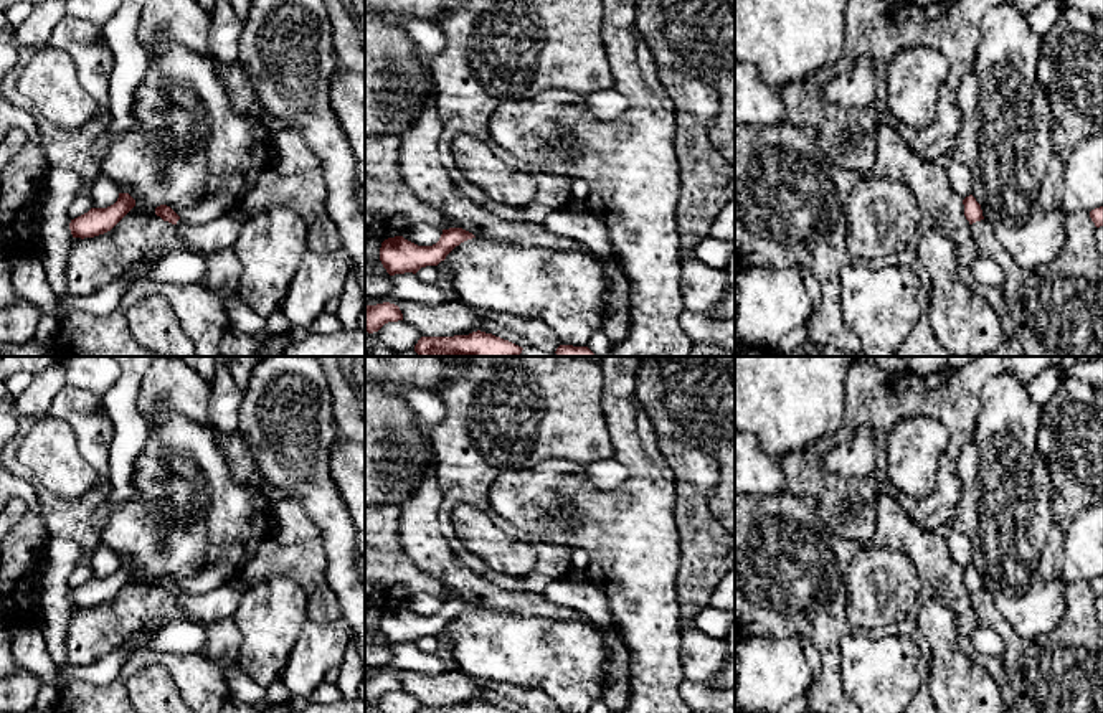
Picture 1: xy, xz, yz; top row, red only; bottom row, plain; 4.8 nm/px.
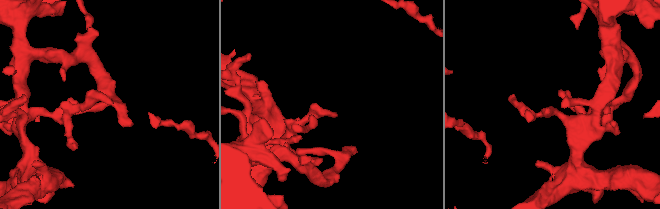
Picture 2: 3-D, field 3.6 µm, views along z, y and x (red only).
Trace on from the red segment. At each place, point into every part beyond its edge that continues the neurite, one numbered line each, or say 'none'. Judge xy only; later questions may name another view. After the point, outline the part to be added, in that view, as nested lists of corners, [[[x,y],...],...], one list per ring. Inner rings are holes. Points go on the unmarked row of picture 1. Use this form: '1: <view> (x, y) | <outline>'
1: xy (222, 603) | [[[236,578],[208,594],[190,594],[178,589],[175,597],[183,611],[198,622],[233,617],[248,586]]]

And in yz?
none

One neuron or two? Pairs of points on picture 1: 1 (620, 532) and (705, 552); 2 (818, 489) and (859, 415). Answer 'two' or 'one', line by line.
1: two
2: one

